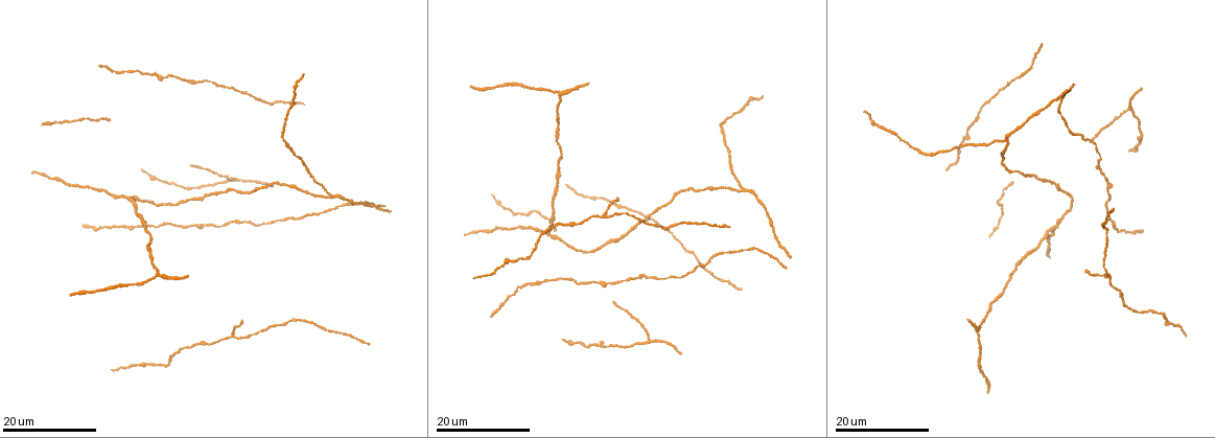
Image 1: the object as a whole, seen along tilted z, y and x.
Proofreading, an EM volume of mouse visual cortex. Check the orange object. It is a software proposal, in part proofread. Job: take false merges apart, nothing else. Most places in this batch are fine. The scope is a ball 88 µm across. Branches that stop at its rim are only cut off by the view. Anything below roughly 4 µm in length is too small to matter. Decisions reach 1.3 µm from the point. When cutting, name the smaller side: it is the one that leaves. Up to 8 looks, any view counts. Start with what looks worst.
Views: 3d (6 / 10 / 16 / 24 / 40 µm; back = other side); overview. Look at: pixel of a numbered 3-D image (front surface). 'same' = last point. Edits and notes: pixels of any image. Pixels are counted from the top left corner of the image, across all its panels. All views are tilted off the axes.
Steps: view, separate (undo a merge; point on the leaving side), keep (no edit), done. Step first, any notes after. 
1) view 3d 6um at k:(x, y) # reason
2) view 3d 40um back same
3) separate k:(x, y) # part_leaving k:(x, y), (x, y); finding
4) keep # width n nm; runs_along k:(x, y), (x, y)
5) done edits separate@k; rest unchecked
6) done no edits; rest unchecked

view 3d 24um at 1:(741, 187) # arms part here

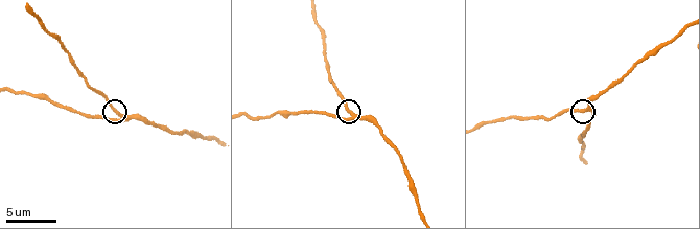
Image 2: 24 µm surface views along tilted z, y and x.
view 3d 10um at 2:(353, 115)

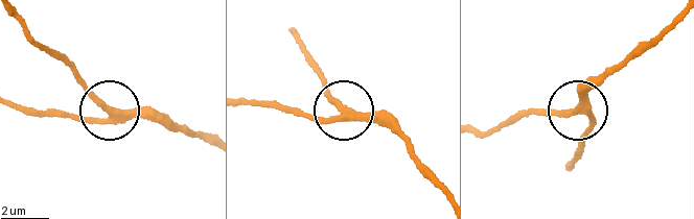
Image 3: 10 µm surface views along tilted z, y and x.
keep # side_arm 40 um; runs_along 3:(248, 100), (333, 120), (343, 105), (322, 89); continuous, no second cell

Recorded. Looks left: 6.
view 3d 24um at 1:(1107, 279) # three-way junction

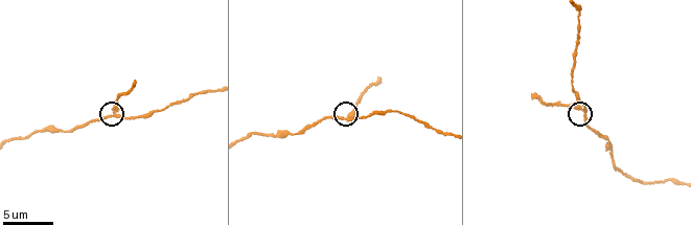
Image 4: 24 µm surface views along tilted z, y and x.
view 3d 10um at 4:(116, 109)

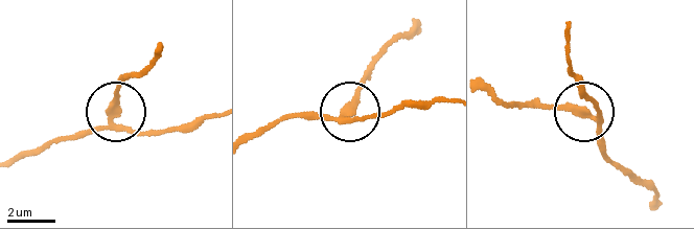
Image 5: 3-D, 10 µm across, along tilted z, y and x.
separate 5:(116, 96) # side_arm 6 um; part_leaving 5:(111, 121), (115, 90), (146, 67), (159, 44); a second cell is stuck on

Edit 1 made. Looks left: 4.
view 3d 16um at 1:(1054, 226) # three-way junction

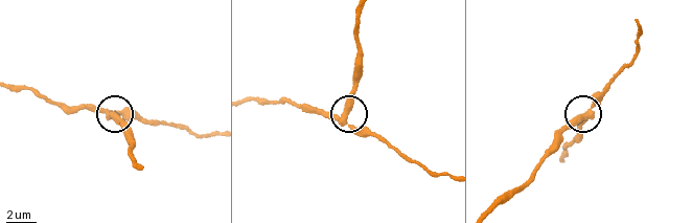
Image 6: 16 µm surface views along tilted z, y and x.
view 3d 6um at 6:(343, 116)

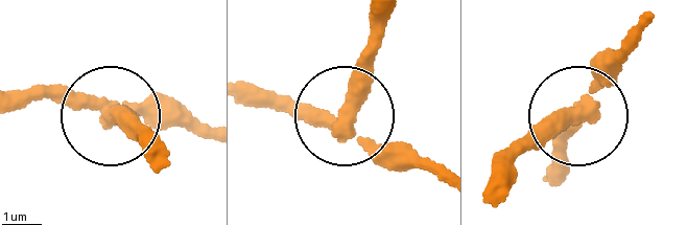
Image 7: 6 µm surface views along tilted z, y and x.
separate 7:(134, 127) # part_leaving 7:(589, 109), (511, 160), (507, 192); two cells meet here

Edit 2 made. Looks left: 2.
view 3d 16um at 1:(635, 317)

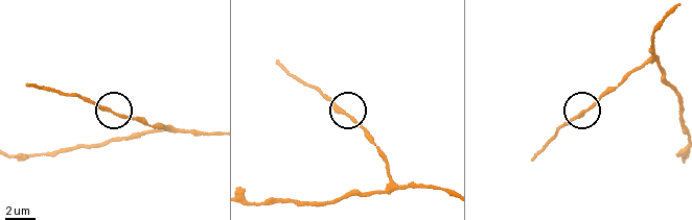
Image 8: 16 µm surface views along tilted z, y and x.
view 3d 10um at 8:(586, 111) # zoom in

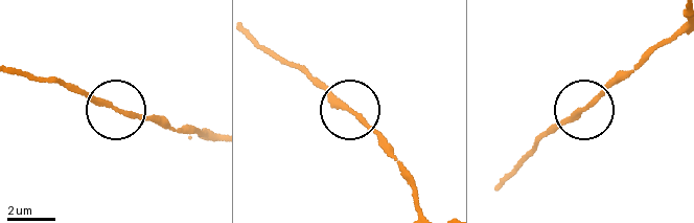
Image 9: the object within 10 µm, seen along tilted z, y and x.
keep # width 220 nm; all the same cell

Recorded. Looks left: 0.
done edits separate@5, separate@7; rest unchecked

